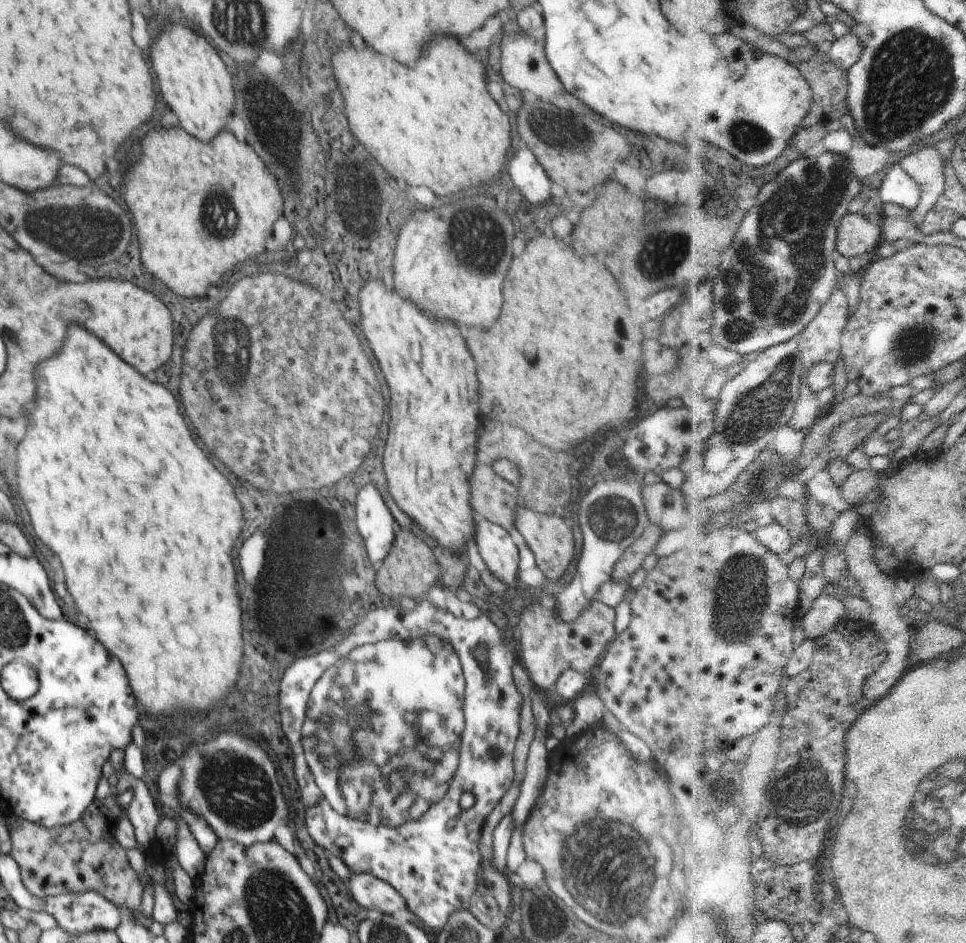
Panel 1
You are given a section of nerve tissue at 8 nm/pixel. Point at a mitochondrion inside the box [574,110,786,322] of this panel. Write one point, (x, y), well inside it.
(667, 249)

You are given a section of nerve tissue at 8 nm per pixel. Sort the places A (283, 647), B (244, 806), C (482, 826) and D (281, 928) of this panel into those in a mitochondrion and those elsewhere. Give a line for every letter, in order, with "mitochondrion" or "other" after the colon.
A: other
B: mitochondrion
C: other
D: mitochondrion

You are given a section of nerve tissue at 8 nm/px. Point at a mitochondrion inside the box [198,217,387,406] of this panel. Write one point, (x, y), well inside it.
(231, 345)

